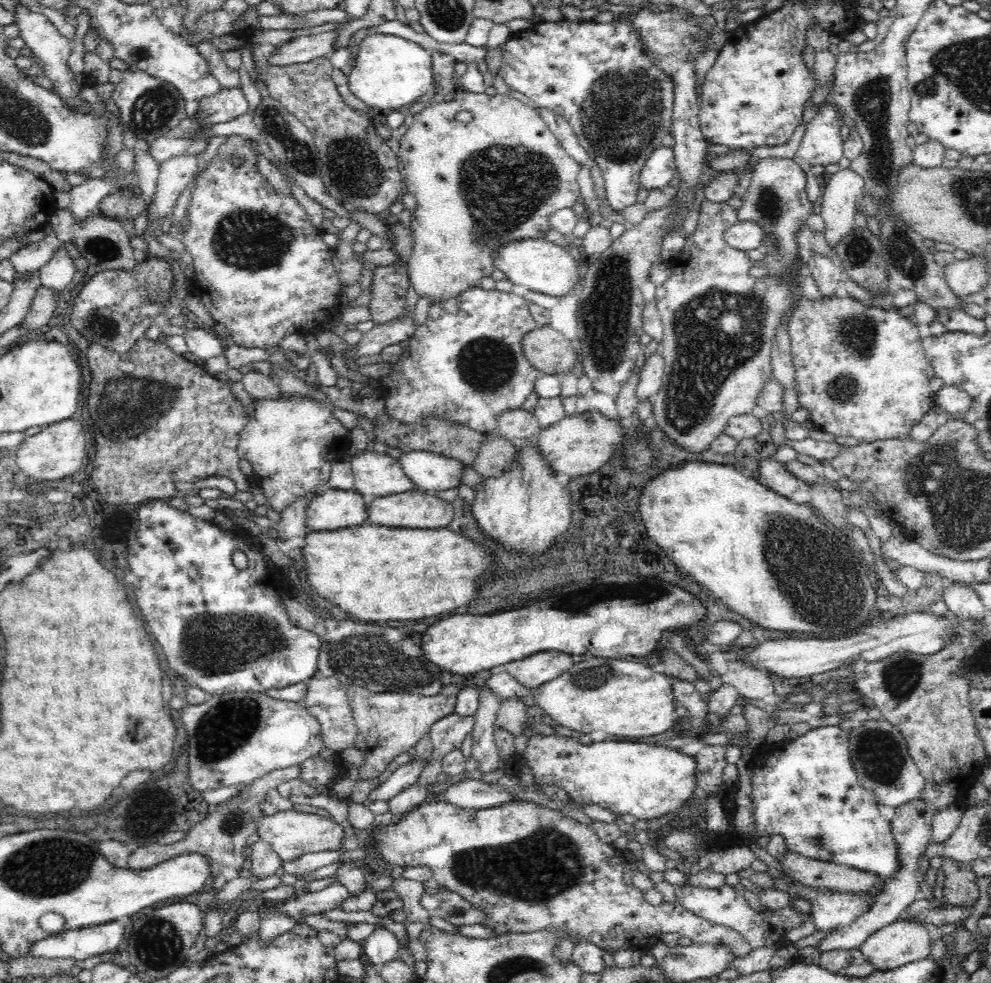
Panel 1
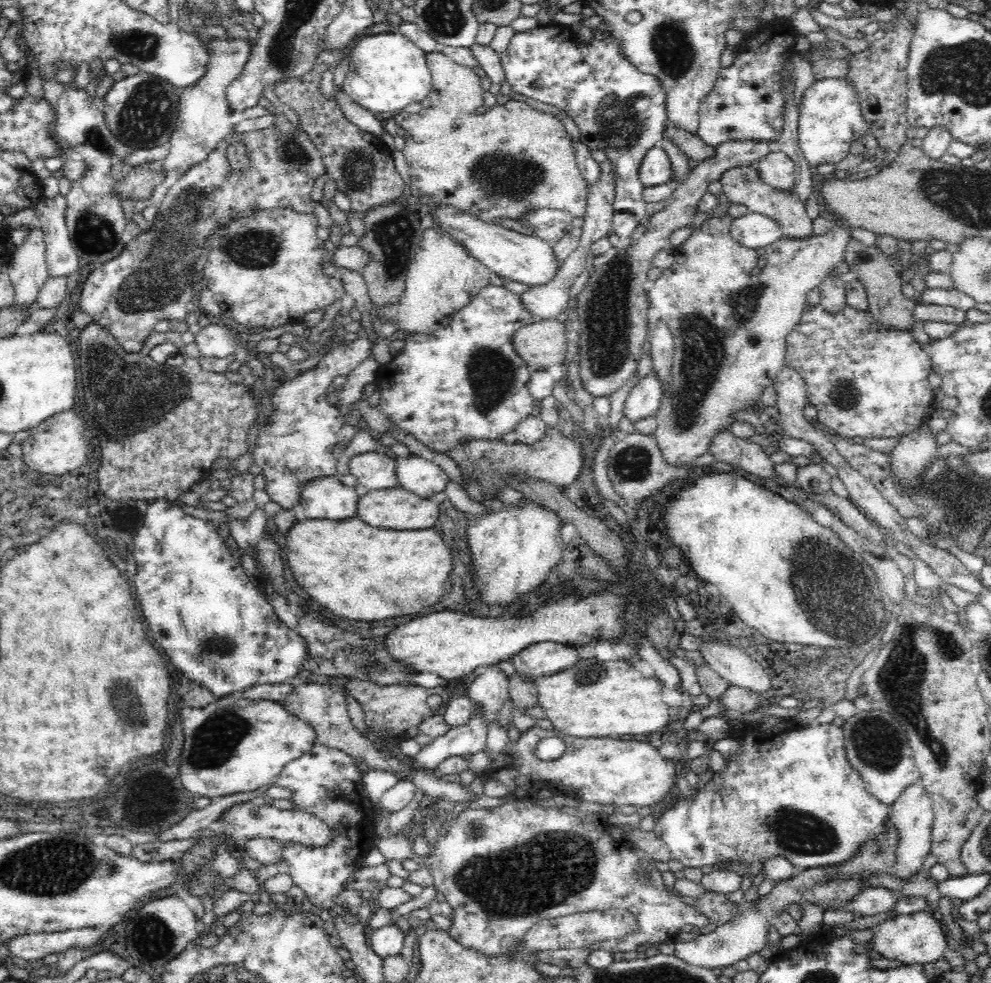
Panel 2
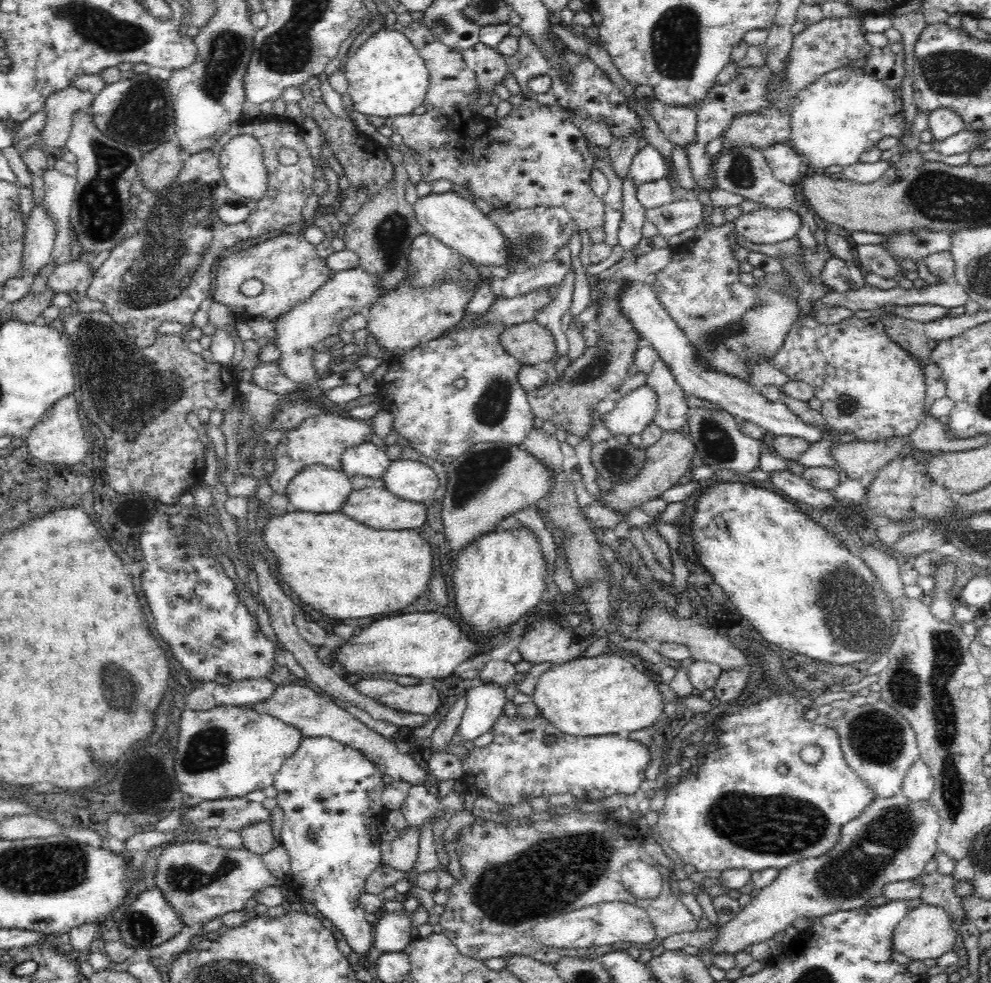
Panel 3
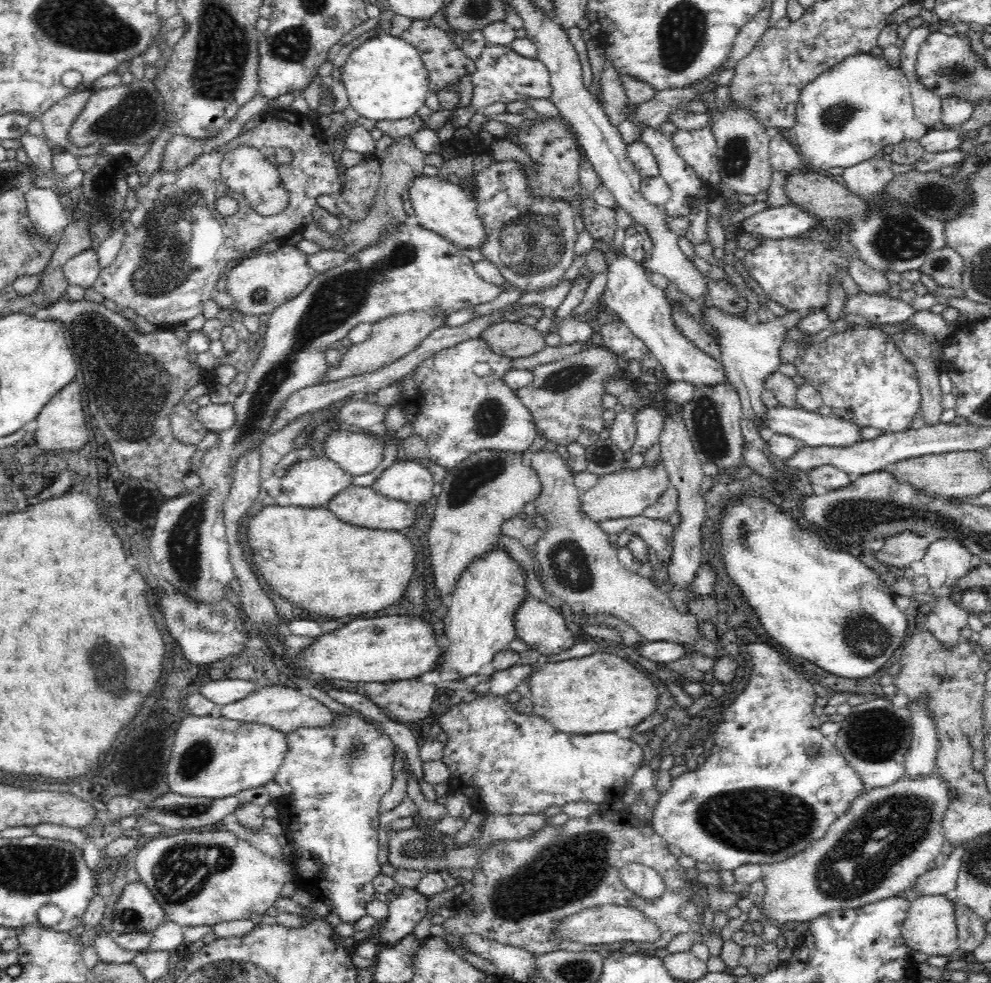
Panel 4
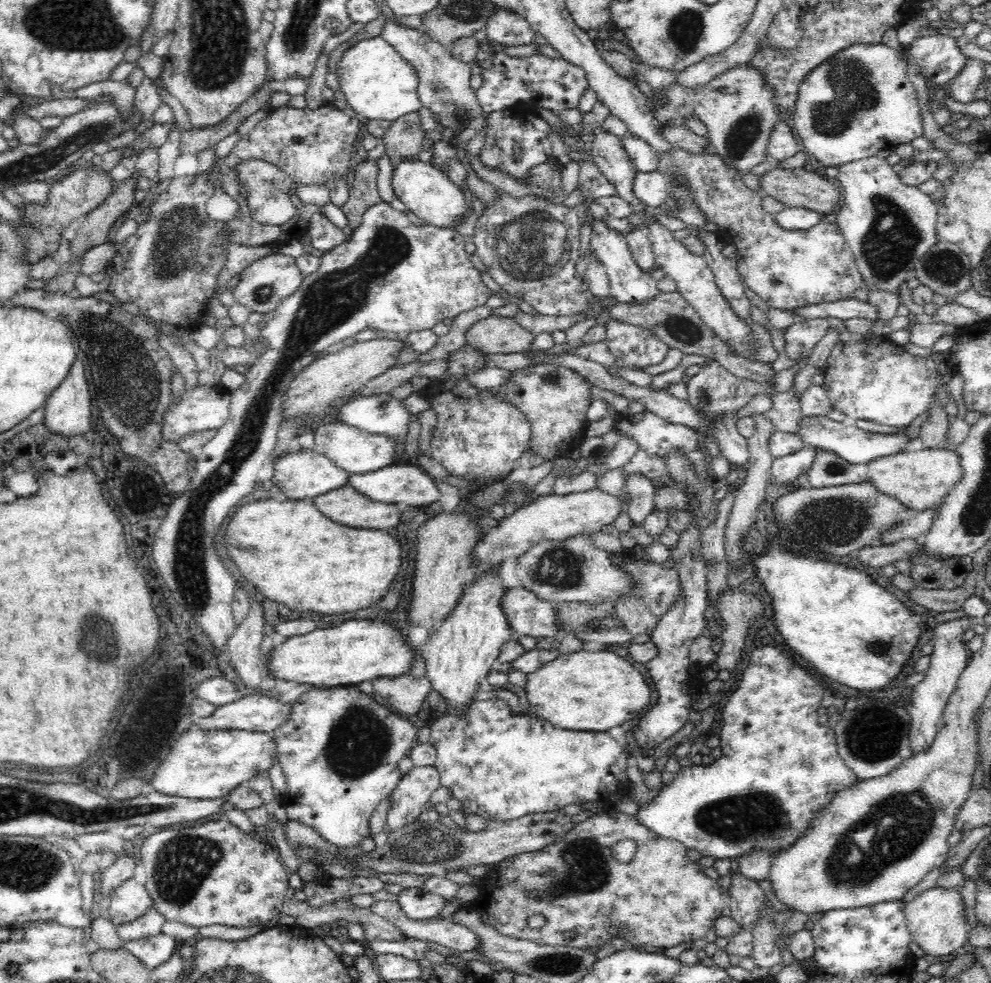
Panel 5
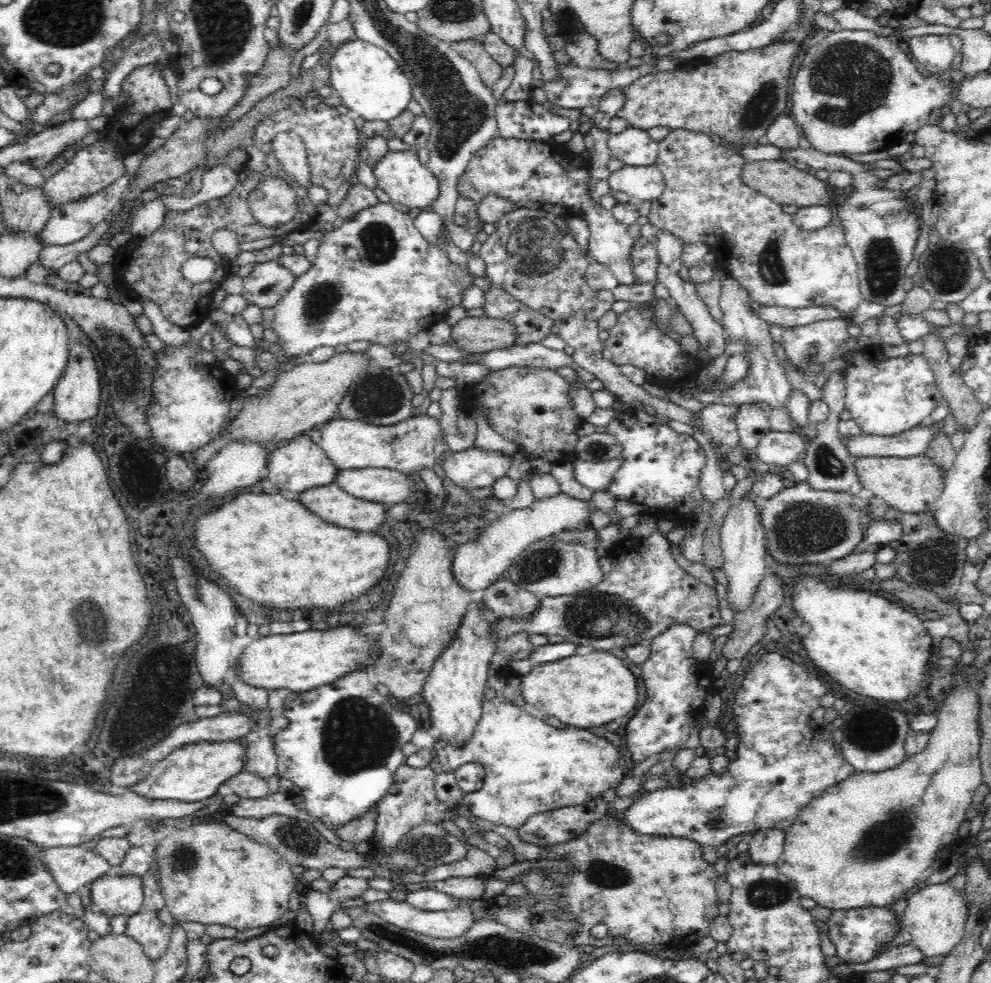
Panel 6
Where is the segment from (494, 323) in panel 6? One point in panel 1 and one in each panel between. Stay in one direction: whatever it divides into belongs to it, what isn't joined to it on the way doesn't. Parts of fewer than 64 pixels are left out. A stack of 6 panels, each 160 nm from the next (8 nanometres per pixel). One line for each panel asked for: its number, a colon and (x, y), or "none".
1: (546, 349)
2: (541, 344)
3: (531, 343)
4: (509, 339)
5: (494, 335)

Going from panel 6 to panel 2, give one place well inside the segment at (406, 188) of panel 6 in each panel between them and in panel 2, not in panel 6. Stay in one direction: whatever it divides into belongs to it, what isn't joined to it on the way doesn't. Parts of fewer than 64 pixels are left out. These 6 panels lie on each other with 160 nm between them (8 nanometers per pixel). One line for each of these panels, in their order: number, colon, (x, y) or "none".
2: (528, 259)
3: (457, 222)
4: (447, 209)
5: (425, 190)

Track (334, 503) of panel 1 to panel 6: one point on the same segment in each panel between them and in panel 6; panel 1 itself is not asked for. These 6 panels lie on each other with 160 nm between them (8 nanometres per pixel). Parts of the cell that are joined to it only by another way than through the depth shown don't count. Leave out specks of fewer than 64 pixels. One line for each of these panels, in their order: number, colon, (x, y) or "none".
2: (325, 498)
3: (317, 489)
4: (312, 482)
5: (301, 475)
6: (299, 465)

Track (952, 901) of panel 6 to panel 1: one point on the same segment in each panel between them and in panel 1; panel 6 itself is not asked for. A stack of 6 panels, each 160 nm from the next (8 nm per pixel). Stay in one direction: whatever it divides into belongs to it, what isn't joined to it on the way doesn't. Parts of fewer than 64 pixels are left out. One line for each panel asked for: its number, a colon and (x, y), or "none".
1: (904, 941)
2: (915, 939)
3: (927, 931)
4: (930, 927)
5: (936, 920)

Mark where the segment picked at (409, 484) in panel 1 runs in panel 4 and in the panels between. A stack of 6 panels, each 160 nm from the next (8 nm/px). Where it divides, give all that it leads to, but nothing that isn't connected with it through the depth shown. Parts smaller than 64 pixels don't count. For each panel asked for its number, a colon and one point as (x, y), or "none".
2: (375, 471)
3: (367, 459)
4: (356, 453)

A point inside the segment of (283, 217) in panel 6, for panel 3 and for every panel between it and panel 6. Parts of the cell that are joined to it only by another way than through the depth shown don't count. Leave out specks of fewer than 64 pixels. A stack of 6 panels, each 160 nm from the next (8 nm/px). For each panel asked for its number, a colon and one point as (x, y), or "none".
3: (241, 163)
4: (248, 172)
5: (268, 191)

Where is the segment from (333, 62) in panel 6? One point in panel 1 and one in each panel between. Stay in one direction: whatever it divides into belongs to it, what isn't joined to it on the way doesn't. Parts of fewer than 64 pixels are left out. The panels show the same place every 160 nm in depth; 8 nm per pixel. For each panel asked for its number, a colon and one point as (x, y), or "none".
1: (389, 72)
2: (387, 72)
3: (387, 77)
4: (386, 79)
5: (378, 83)

